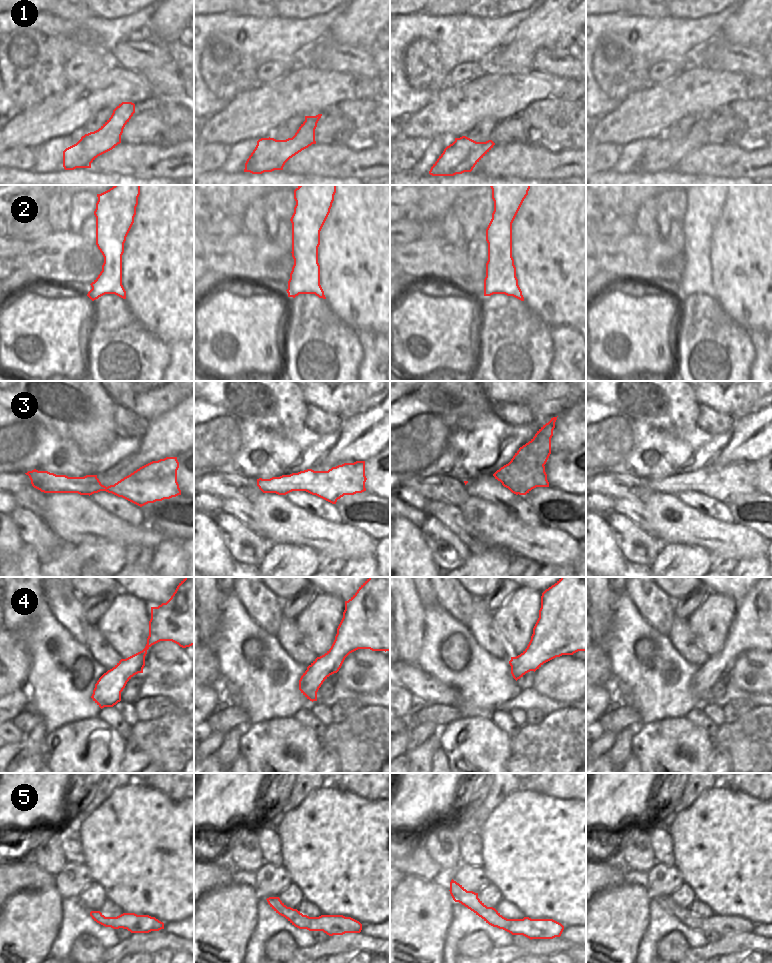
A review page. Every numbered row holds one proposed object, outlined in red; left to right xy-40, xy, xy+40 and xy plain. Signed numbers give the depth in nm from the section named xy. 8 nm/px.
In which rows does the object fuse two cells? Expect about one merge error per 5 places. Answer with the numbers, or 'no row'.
3

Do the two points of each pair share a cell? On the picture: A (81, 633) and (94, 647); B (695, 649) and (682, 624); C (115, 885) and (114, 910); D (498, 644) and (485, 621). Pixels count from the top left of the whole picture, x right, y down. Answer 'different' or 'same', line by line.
A: different
B: same
C: different
D: same

